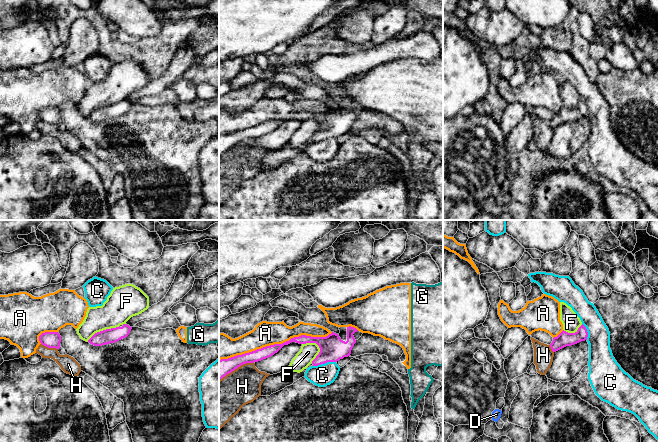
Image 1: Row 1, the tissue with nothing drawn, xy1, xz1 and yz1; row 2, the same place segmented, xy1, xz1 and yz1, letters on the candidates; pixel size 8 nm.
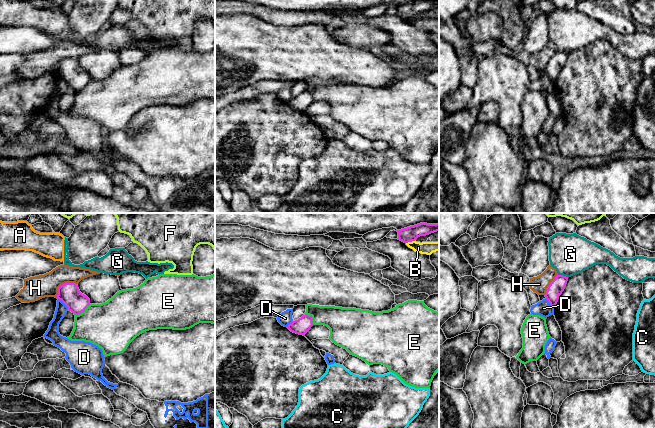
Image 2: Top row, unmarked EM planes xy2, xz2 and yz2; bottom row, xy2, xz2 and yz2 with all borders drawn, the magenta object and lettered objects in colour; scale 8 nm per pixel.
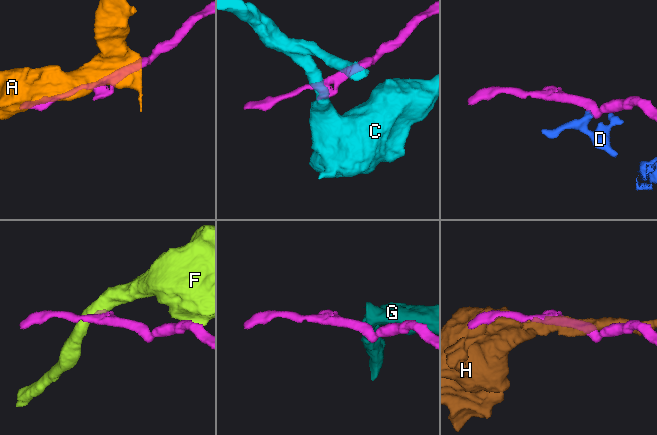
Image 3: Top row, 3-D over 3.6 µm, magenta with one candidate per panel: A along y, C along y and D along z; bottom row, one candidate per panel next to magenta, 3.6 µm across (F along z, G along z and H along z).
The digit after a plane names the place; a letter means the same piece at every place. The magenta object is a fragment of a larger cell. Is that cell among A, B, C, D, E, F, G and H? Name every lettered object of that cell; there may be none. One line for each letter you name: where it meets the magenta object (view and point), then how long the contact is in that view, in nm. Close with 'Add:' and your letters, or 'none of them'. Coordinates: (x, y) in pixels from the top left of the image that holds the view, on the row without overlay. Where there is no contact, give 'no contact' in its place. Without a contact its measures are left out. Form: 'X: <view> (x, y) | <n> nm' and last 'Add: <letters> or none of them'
Add: none of them

